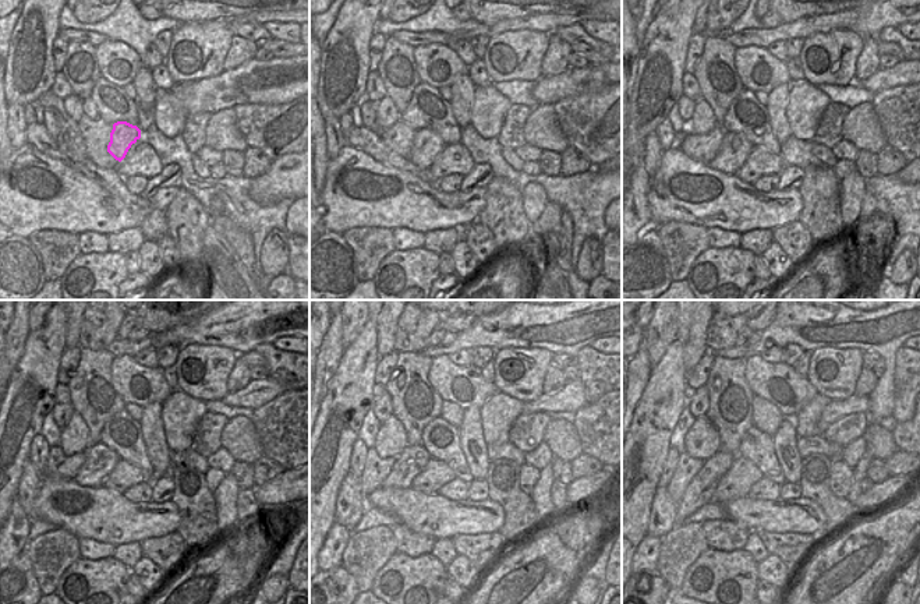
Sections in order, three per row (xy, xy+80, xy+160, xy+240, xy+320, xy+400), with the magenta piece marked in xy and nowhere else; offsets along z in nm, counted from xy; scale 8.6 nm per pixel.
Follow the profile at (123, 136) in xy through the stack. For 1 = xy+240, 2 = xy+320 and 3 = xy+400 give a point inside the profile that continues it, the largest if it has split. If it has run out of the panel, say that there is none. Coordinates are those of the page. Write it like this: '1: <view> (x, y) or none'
1: xy+240 (99, 461)
2: xy+320 (411, 461)
3: xy+400 (700, 491)

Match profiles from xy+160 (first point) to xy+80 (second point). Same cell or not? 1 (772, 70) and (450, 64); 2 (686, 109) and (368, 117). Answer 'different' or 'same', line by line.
1: same
2: same

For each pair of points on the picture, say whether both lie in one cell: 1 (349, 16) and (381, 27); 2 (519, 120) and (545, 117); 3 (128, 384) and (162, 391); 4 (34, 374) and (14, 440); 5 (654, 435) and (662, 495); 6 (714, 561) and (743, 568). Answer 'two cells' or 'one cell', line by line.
1: two cells
2: two cells
3: one cell
4: one cell
5: two cells
6: one cell

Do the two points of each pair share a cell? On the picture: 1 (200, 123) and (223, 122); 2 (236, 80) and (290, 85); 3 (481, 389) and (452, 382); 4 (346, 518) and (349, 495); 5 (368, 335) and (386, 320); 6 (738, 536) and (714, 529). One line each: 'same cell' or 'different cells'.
1: different cells
2: same cell
3: same cell
4: same cell
5: different cells
6: same cell

